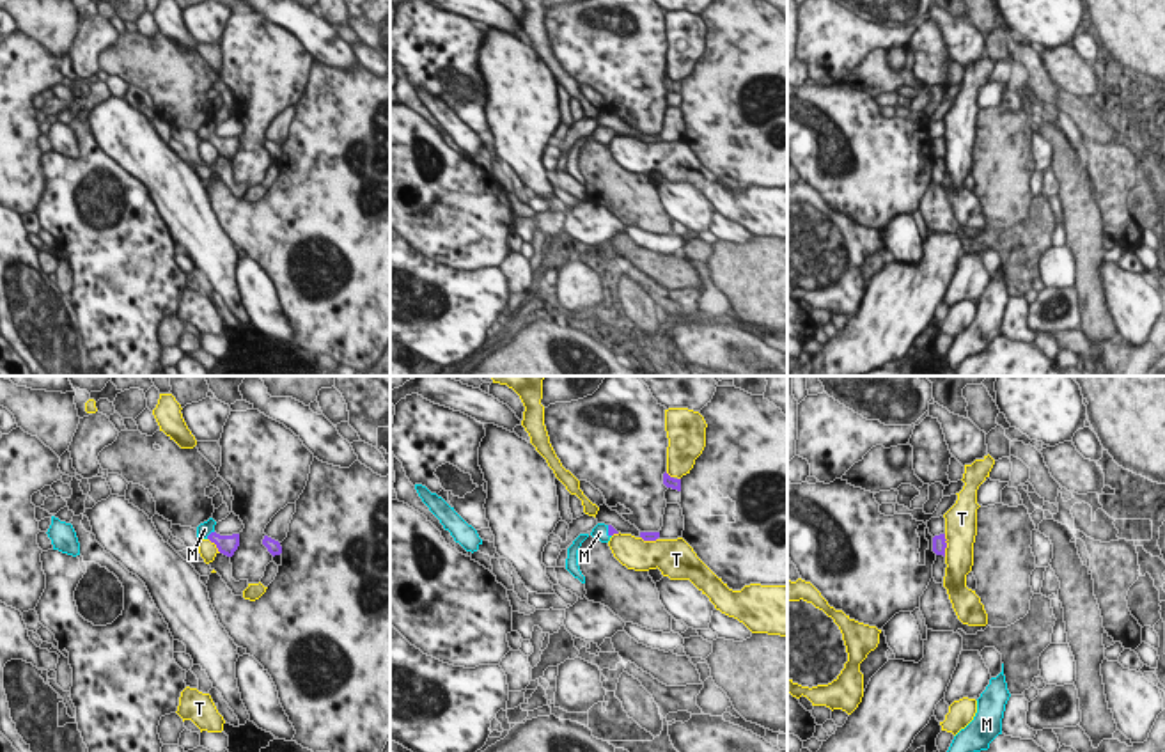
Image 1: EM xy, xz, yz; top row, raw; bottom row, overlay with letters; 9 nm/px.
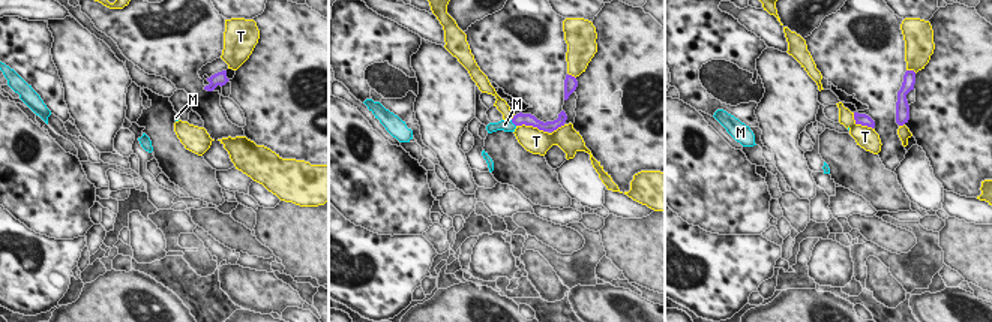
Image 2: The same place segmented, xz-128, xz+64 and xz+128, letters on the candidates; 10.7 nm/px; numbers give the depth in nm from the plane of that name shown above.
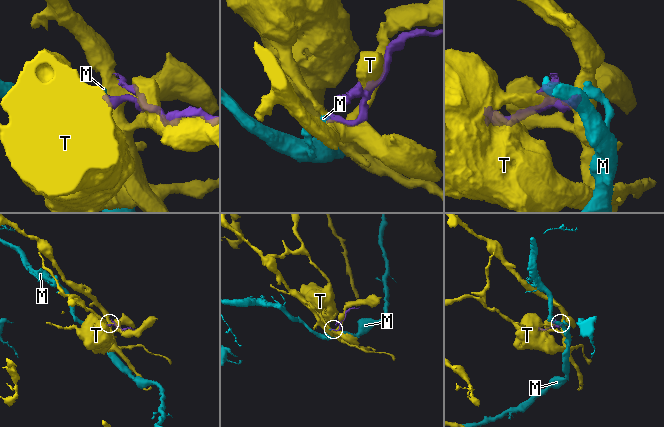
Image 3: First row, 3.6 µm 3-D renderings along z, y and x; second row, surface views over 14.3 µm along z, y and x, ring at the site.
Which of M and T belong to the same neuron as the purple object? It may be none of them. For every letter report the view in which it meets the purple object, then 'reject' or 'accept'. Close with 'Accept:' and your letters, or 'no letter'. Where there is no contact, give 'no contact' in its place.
M: xy | accept
T: yz | reject
Accept: M

